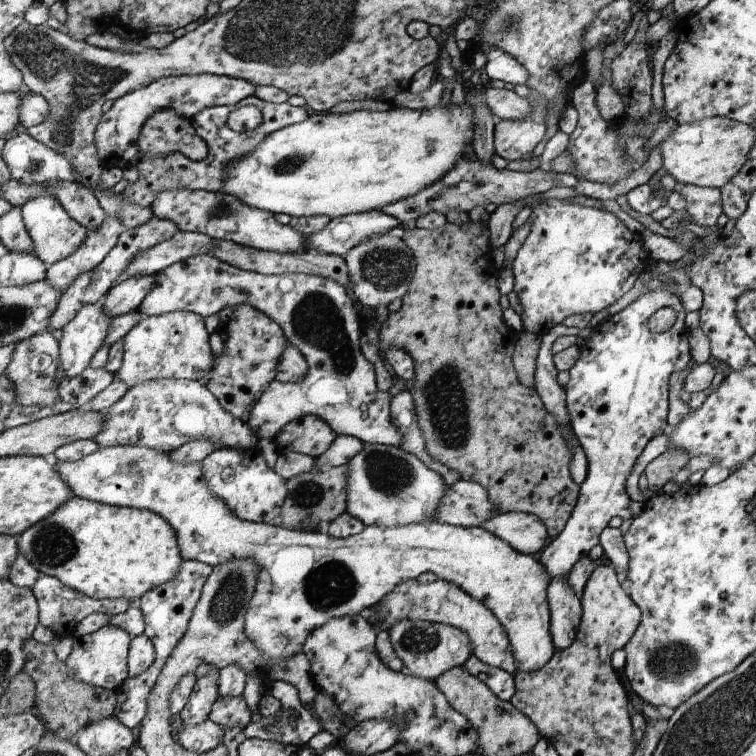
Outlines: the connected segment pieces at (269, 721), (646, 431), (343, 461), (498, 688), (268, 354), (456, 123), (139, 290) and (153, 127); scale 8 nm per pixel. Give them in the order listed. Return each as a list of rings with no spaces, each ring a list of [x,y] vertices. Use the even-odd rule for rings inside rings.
[[[274,681],[269,688],[269,694],[282,703],[282,717],[276,721],[274,715],[271,715],[263,717],[259,722],[250,722],[244,728],[247,739],[256,738],[280,742],[284,745],[307,745],[310,736],[315,736],[324,731],[323,725],[319,722],[318,718],[314,718],[311,708],[299,701],[299,693],[292,684],[285,681]]]
[[[664,288],[645,293],[637,300],[634,300],[634,302],[632,302],[627,308],[624,308],[621,312],[612,314],[603,322],[600,322],[600,324],[593,329],[592,336],[590,336],[588,340],[584,340],[584,342],[582,342],[579,346],[579,358],[576,360],[574,366],[572,366],[572,369],[570,370],[570,382],[566,384],[566,387],[564,387],[563,390],[565,391],[565,404],[567,412],[569,413],[569,424],[571,425],[571,430],[573,431],[574,436],[576,436],[579,446],[582,448],[582,451],[587,457],[588,473],[586,480],[584,480],[584,483],[582,484],[581,496],[578,498],[577,508],[574,508],[573,516],[570,516],[569,523],[566,524],[565,531],[563,531],[556,539],[549,540],[547,546],[540,552],[540,554],[537,555],[542,567],[549,573],[551,580],[558,579],[559,577],[567,577],[580,560],[588,557],[588,552],[590,552],[590,550],[598,544],[598,536],[605,531],[606,526],[608,526],[608,522],[610,522],[612,518],[615,516],[619,516],[623,520],[633,518],[630,510],[628,510],[628,504],[630,504],[631,501],[630,496],[626,494],[626,486],[624,486],[626,476],[630,474],[630,470],[632,470],[634,462],[638,460],[638,456],[642,454],[644,446],[646,446],[652,438],[655,438],[655,436],[664,434],[662,433],[662,430],[667,428],[666,414],[668,414],[668,378],[670,378],[670,374],[672,374],[672,372],[676,372],[676,370],[682,370],[691,363],[694,363],[694,360],[691,358],[690,348],[688,348],[688,340],[686,340],[686,338],[688,338],[688,332],[684,330],[684,326],[686,326],[686,324],[684,324],[686,309],[683,307],[682,300],[678,300],[678,298],[674,298],[674,296],[674,294],[670,294],[670,292]],[[665,307],[674,309],[674,312],[676,312],[677,315],[676,323],[671,330],[668,330],[668,332],[652,332],[652,330],[648,328],[648,321],[650,320],[650,317],[656,311]]]
[[[337,435],[329,451],[314,459],[314,471],[346,465],[356,454],[363,450],[358,438],[349,435]]]
[[[471,655],[463,668],[471,676],[477,677],[489,686],[500,701],[509,701],[515,696],[515,678],[504,670],[486,665],[475,655]]]
[[[249,303],[226,306],[218,316],[222,322],[216,332],[221,338],[224,338],[225,351],[216,358],[213,376],[206,382],[206,386],[220,402],[222,409],[225,409],[233,418],[244,421],[247,411],[264,394],[264,389],[276,380],[277,363],[281,359],[282,352],[285,352],[288,346],[288,338],[285,337],[283,329],[272,317]]]
[[[465,102],[464,107],[460,108],[455,104],[450,104],[444,108],[440,103],[428,110],[411,108],[397,108],[395,106],[388,112],[369,112],[359,111],[351,114],[334,115],[328,113],[310,113],[307,120],[297,123],[278,131],[272,132],[265,137],[265,140],[258,144],[250,153],[245,148],[239,150],[239,155],[225,169],[225,183],[220,190],[223,194],[234,196],[239,202],[251,208],[269,211],[272,214],[286,214],[291,217],[312,217],[315,215],[325,215],[331,220],[335,217],[344,217],[355,213],[366,213],[379,210],[388,204],[398,200],[416,195],[424,188],[430,187],[434,182],[441,180],[456,164],[459,159],[465,156],[468,149],[473,146],[473,111],[469,103]]]
[[[135,275],[118,282],[105,296],[105,311],[112,318],[138,311],[154,282],[155,275]]]
[[[173,109],[153,113],[143,124],[137,144],[142,153],[167,156],[178,152],[192,161],[205,160],[208,154],[205,139],[198,136],[194,122]]]

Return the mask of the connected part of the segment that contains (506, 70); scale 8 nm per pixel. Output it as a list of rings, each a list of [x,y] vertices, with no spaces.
[[[507,53],[490,60],[480,72],[480,76],[491,80],[501,80],[509,87],[524,85],[527,82],[527,71]]]

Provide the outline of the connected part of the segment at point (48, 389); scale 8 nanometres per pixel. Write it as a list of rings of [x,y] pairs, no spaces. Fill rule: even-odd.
[[[49,330],[22,340],[15,345],[9,366],[4,376],[9,377],[15,393],[15,402],[24,407],[48,407],[58,399],[57,369],[59,366],[60,342]]]

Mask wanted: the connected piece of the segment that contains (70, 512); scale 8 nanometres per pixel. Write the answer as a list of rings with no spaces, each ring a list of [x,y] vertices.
[[[71,496],[58,512],[17,536],[23,553],[41,573],[97,599],[140,600],[154,588],[174,581],[183,554],[176,530],[147,509],[116,507]]]

